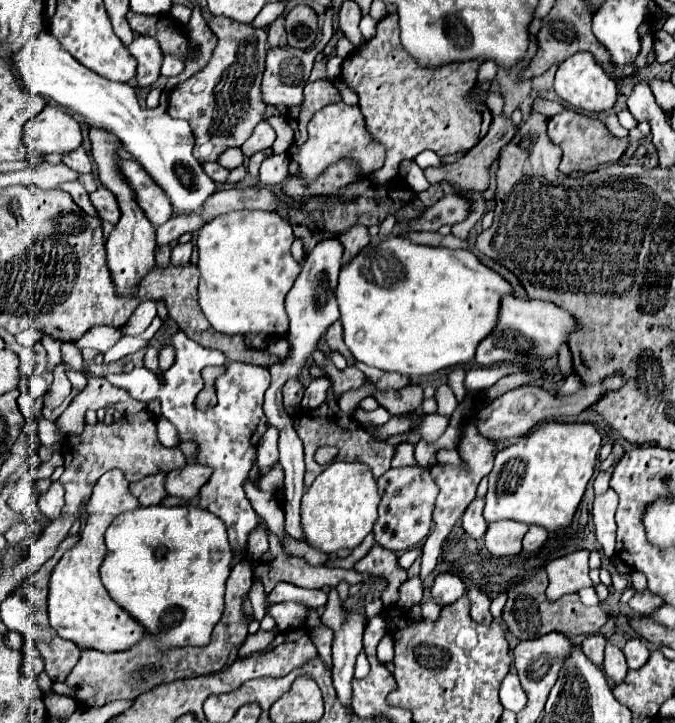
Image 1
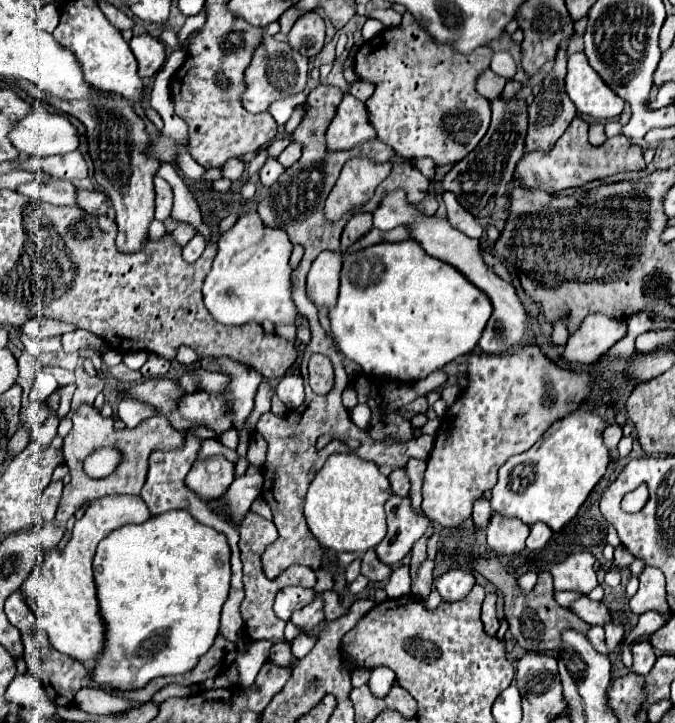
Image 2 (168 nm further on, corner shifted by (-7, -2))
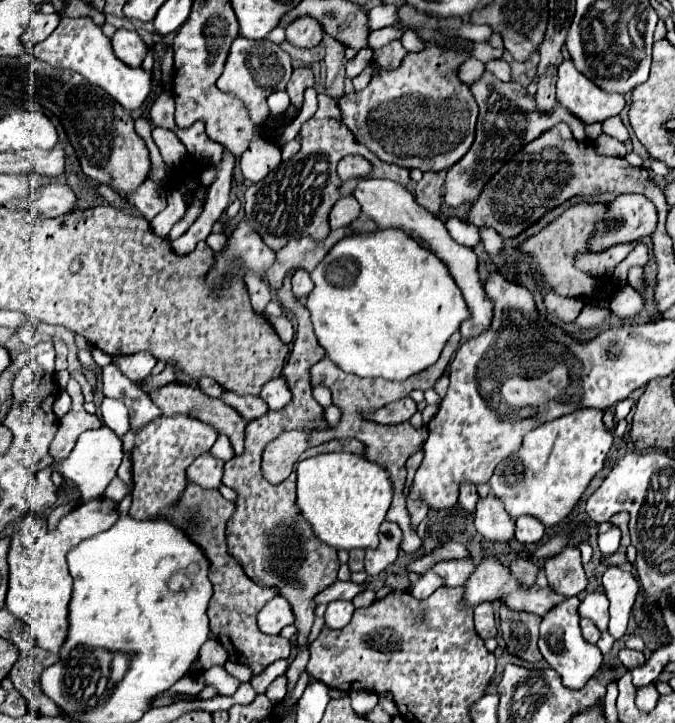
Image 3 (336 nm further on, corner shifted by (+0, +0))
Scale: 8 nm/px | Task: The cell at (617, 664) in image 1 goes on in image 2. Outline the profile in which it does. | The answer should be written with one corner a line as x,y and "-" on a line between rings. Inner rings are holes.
608,622
604,624
604,630
606,630
606,646
610,652
618,650
622,640
624,640
624,626
620,622

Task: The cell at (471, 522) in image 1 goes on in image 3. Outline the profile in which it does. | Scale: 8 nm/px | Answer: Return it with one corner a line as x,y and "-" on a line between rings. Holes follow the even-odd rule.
461,482
461,488
459,488
459,502
461,502
461,506
463,506
467,512
473,512
477,500
479,500
477,486
471,484
471,482

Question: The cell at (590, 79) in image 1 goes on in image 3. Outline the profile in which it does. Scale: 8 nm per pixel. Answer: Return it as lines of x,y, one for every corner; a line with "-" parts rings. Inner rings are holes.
571,60
559,66
557,100
583,124
605,122
607,118
617,116
625,106
621,94
609,94
595,86
573,66

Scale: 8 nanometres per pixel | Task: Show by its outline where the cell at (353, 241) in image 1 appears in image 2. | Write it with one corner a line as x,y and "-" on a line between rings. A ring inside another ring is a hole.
356,214
348,220
344,232
342,232
342,252
346,252
354,242
358,242
364,234
372,230
372,214

